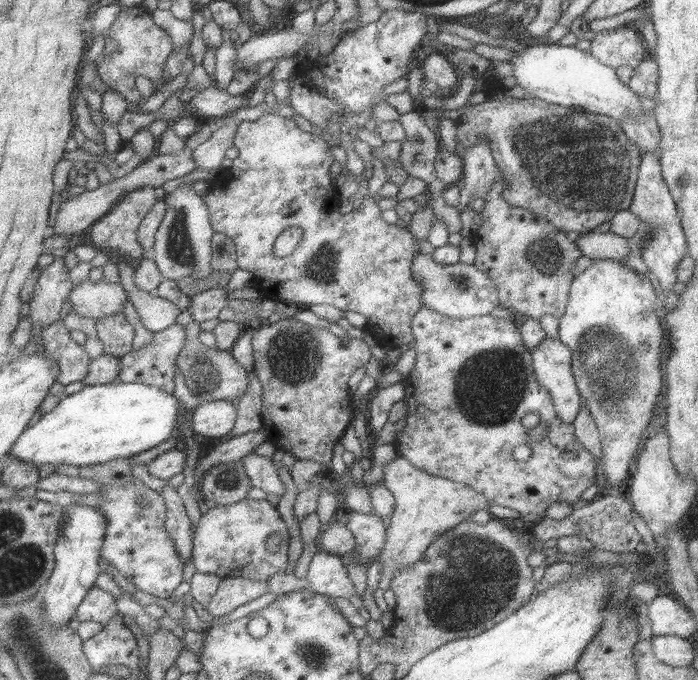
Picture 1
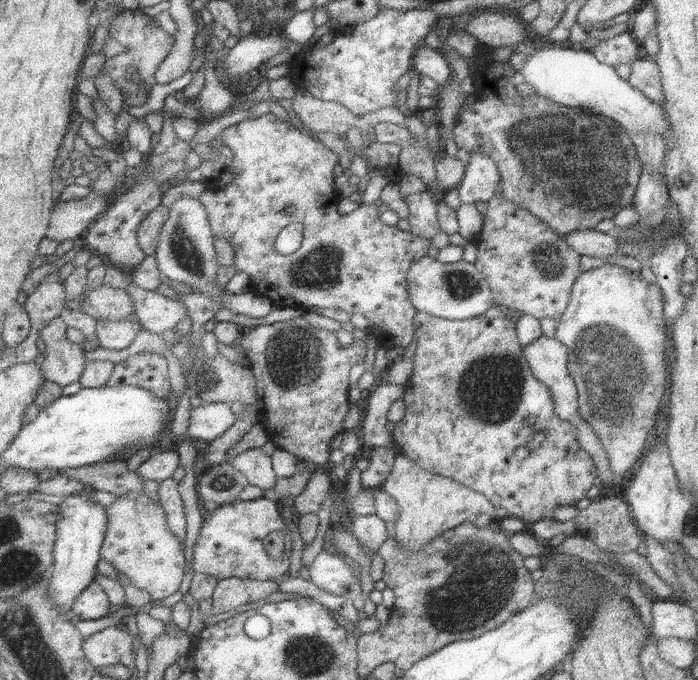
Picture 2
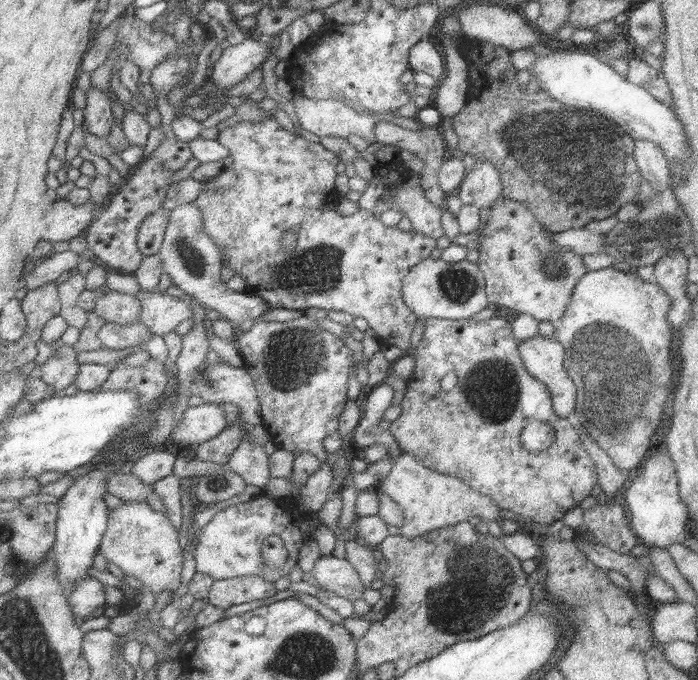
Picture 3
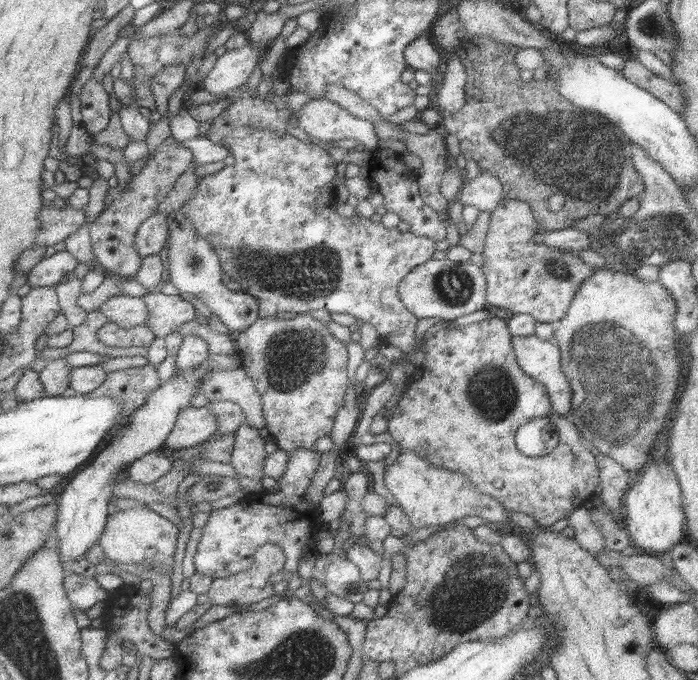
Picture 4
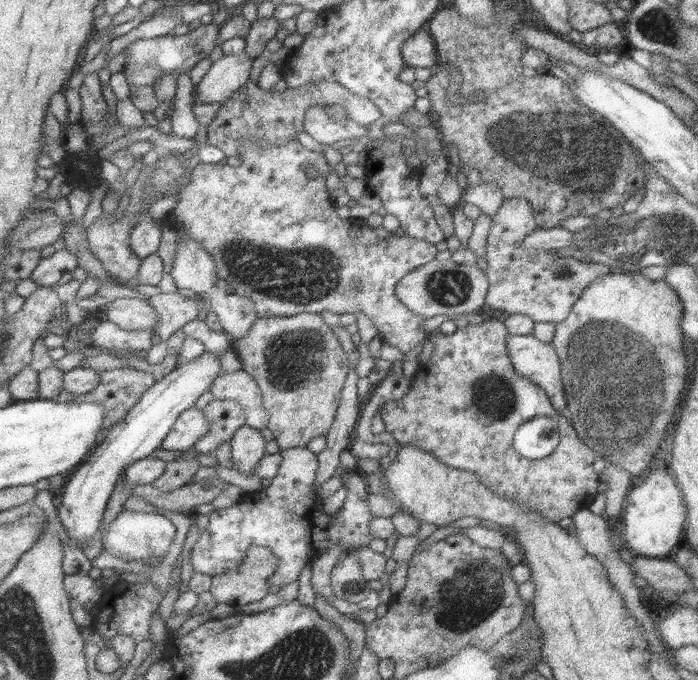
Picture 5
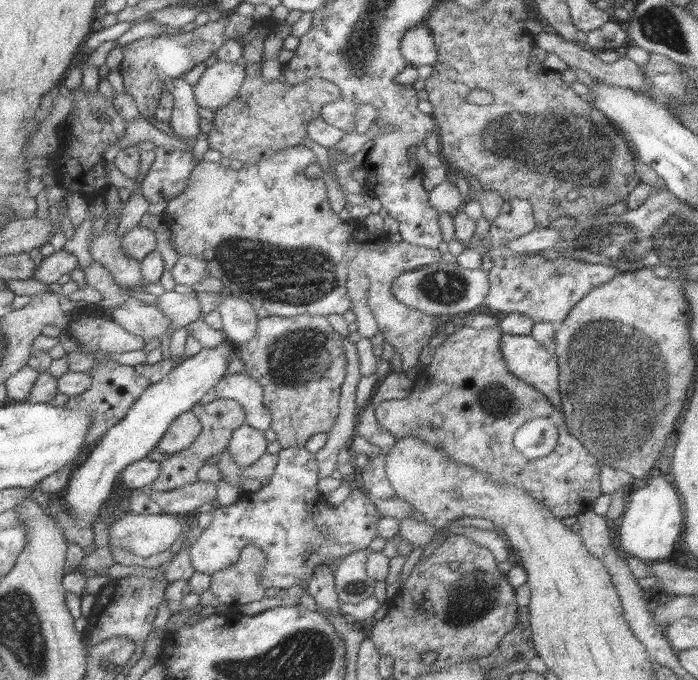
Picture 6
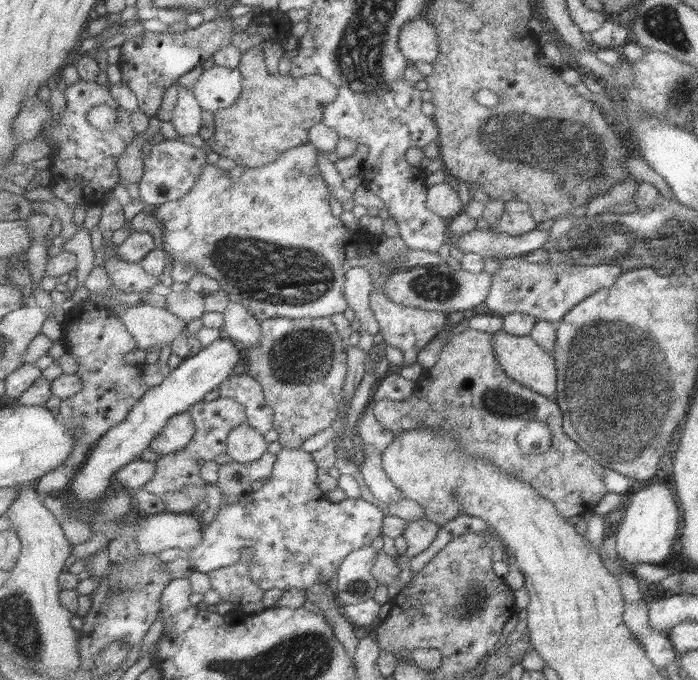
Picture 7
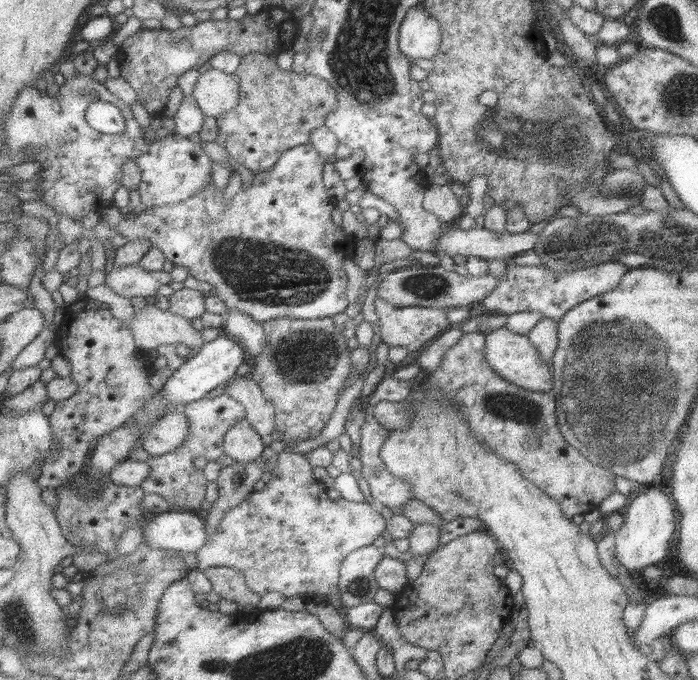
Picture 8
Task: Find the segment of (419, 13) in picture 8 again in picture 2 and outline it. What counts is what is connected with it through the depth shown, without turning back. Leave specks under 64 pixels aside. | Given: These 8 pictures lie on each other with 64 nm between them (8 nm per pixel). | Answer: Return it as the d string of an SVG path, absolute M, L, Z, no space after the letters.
M425 43L415 48L411 69L421 75L429 76L438 86L443 85L450 77L450 69L442 53L427 47Z

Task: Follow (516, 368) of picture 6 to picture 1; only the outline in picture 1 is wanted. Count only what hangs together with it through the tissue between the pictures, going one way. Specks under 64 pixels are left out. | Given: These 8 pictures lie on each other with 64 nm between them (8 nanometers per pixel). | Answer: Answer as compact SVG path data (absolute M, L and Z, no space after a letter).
M545 337L541 339L541 342L537 343L531 350L528 351L531 357L531 364L533 374L537 379L540 386L543 386L549 394L556 417L562 420L563 423L572 423L576 414L581 409L581 397L577 391L575 385L574 376L571 374L570 362L571 362L571 351L570 348L565 346L562 342L557 339L551 339Z

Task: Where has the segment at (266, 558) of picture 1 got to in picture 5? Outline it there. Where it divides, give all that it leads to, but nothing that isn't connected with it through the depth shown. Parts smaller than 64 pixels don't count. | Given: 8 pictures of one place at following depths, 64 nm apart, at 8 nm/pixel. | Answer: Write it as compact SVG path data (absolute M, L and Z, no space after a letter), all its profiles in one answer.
M295 447L281 449L283 462L279 474L260 492L245 494L238 502L224 509L214 509L209 514L209 525L201 532L192 550L192 563L196 572L212 577L236 569L246 557L251 546L272 549L279 559L277 570L269 577L270 586L283 586L299 581L302 572L313 562L329 552L335 543L342 544L345 555L367 547L373 540L370 522L375 517L368 507L368 490L359 471L345 477L349 487L348 497L337 518L325 510L325 499L317 488L317 475L321 460L317 452Z

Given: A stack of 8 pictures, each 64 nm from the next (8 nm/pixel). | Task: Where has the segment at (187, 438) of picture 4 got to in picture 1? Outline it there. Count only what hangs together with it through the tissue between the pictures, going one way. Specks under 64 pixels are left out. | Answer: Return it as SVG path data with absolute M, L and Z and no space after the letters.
M214 401L198 405L191 413L191 429L209 438L227 436L235 428L238 419L237 403Z

